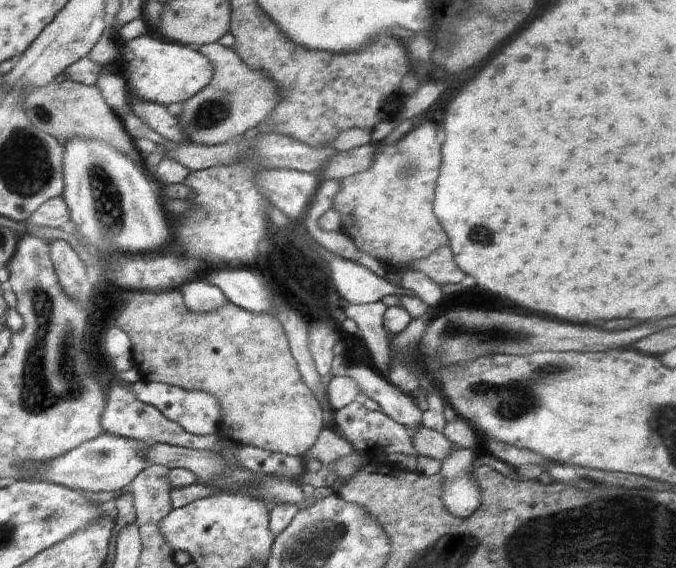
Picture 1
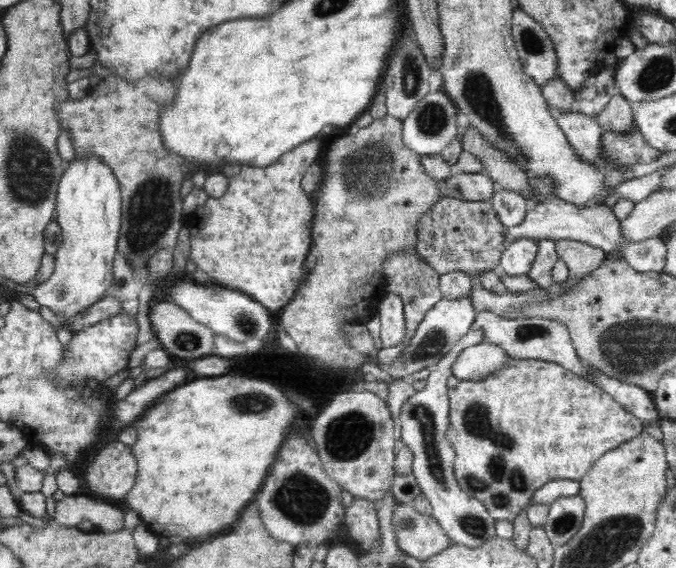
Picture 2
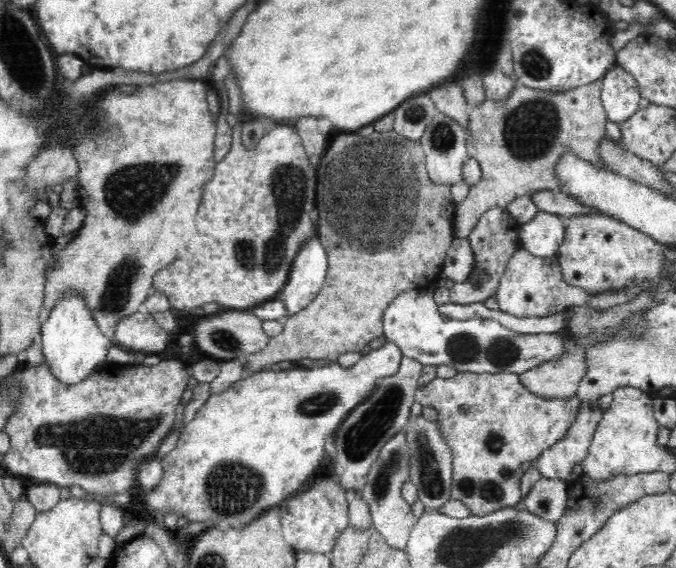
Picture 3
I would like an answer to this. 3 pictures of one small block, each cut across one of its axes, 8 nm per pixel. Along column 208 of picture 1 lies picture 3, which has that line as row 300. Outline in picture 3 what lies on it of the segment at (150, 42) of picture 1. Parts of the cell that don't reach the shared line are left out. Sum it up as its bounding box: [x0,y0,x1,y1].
[41,291,114,384]

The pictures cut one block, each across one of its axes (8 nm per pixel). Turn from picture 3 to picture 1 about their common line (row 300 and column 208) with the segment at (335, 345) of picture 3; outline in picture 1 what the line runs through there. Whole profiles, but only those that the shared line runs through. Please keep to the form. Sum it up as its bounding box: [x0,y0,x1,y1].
[116,289,323,458]

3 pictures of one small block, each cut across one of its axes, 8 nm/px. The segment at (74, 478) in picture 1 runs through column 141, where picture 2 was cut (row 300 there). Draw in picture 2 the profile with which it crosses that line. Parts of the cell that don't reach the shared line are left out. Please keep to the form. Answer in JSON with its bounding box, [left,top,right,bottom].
[378,296,479,379]

